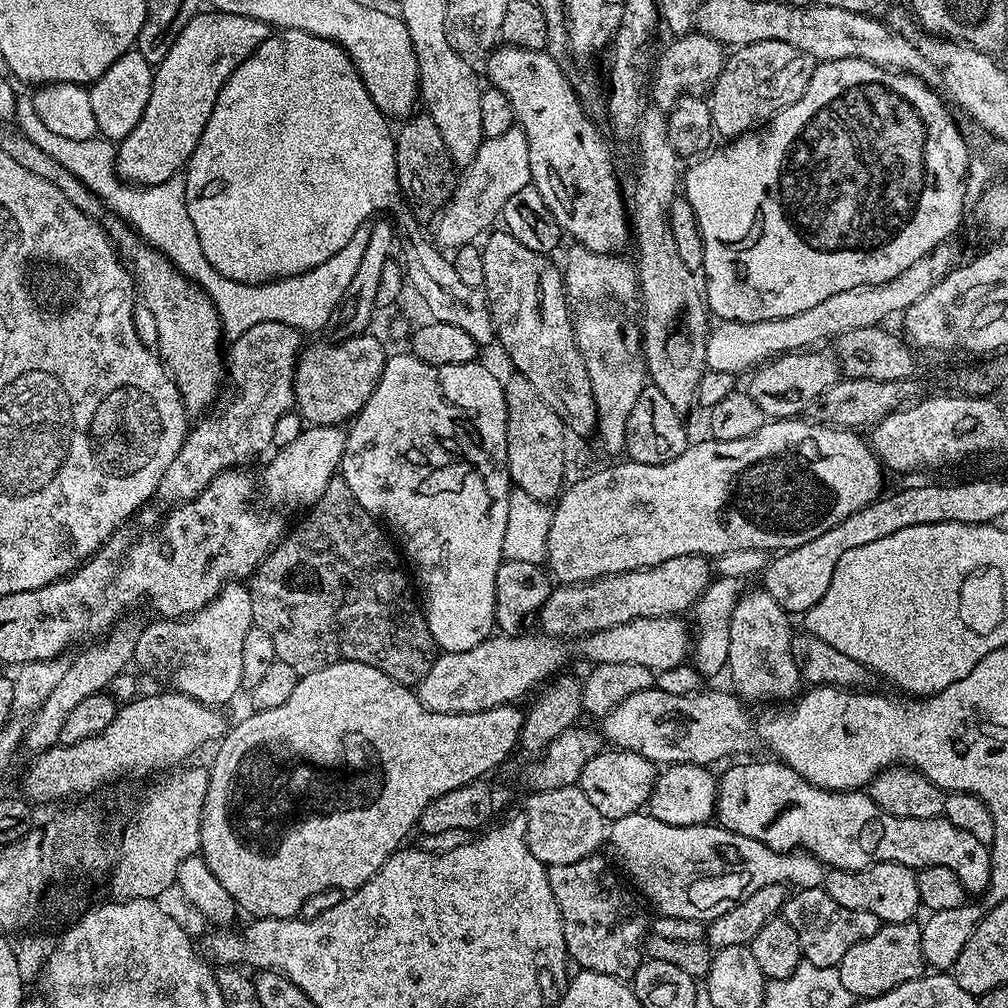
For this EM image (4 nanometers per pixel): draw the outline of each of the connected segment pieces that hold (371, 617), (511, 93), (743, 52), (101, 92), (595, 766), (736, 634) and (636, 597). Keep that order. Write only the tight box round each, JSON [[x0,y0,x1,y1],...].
[[247,478,438,685],[486,46,630,254],[710,42,817,138],[89,48,154,142],[578,750,657,822],[726,587,801,702],[539,556,714,642]]

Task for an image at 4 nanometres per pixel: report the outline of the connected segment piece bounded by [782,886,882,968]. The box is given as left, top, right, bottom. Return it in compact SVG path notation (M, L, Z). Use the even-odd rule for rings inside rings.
M801 888L793 891L784 902L782 919L790 922L794 934L798 934L800 955L807 963L823 968L836 968L843 956L858 942L866 942L873 934L878 934L881 920L867 910L850 910L834 902L825 888Z

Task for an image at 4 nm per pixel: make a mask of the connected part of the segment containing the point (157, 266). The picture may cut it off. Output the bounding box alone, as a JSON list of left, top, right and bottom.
[106,218,226,414]

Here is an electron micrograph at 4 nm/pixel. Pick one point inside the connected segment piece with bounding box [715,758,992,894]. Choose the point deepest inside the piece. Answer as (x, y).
(768, 803)

